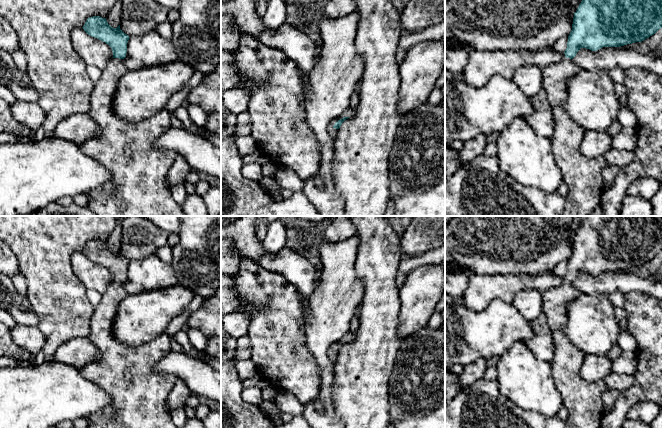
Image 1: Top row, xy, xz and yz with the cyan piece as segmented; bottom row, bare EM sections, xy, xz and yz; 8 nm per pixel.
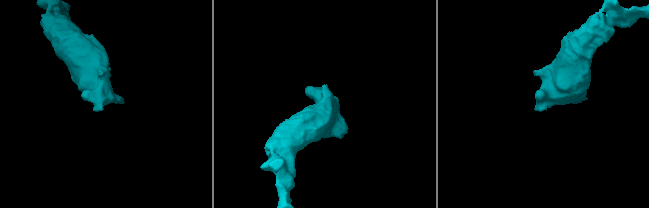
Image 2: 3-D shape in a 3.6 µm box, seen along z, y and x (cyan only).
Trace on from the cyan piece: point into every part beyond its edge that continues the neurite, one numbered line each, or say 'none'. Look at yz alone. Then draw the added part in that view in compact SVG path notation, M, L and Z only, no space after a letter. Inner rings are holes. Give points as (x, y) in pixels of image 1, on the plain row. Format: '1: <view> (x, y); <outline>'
1: yz (583, 400); M564 281L556 288L542 292L543 314L552 332L554 340L554 358L551 363L552 374L558 391L562 395L563 404L569 412L566 428L600 428L605 413L602 396L608 389L604 380L586 382L580 375L584 353L576 348L567 337L567 304L582 294L572 283Z

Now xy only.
1: xy (139, 393); M111 283L101 295L101 302L94 307L90 319L87 338L96 346L99 358L88 363L81 373L104 390L112 402L86 416L90 421L88 428L177 428L171 420L167 401L178 378L156 370L157 362L171 350L172 338L164 332L138 346L121 343L113 335L113 325L118 306L126 296L128 293L123 283Z

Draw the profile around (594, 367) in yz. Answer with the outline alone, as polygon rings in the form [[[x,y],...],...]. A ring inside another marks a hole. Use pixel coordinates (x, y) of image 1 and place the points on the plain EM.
[[[584,354],[580,375],[586,382],[603,380],[612,372],[612,361],[606,354]]]

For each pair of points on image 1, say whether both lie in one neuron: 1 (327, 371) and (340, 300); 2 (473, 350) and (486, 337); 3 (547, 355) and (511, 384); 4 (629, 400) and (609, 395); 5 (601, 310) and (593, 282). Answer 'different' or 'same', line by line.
1: same
2: same
3: different
4: different
5: different

